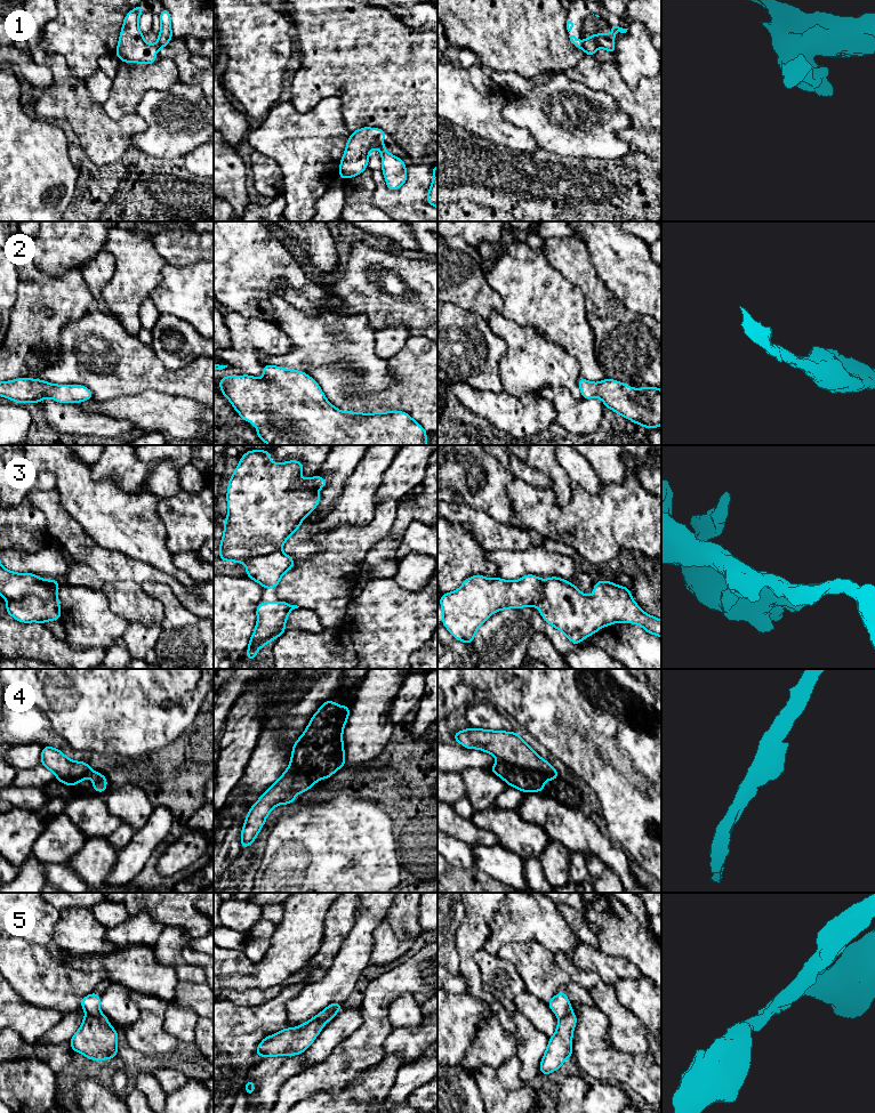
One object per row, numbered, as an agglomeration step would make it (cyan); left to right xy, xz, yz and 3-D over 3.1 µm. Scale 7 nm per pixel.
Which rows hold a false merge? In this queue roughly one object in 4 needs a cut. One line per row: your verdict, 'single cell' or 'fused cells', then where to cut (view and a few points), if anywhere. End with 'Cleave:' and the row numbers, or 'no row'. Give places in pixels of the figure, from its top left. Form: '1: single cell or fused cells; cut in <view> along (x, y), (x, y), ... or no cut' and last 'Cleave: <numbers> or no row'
1: fused cells; cut in yz along (591, 37), (599, 46)
2: single cell; no cut
3: fused cells; cut in xy along (54, 594), (51, 597), (25, 595), (7, 601)
4: fused cells; cut in yz along (499, 759), (559, 776)
5: fused cells; cut in xz along (336, 1010), (321, 1017), (315, 1017)
Cleave: 1, 3, 4, 5

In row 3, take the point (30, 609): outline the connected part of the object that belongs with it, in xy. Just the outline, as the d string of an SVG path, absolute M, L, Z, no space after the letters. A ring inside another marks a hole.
M49 580L53 598L40 598L29 595L19 599L7 600L6 610L9 615L19 622L40 622L61 620L61 607L58 602L59 580Z

